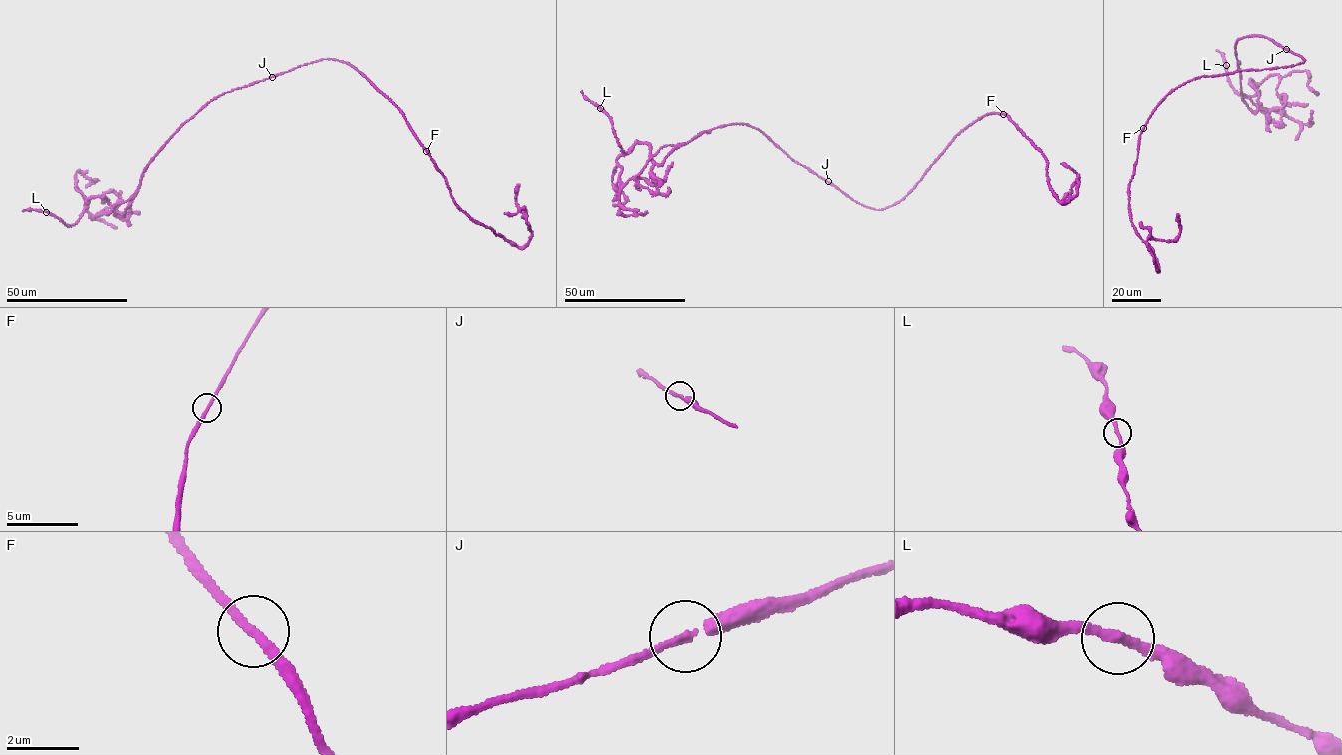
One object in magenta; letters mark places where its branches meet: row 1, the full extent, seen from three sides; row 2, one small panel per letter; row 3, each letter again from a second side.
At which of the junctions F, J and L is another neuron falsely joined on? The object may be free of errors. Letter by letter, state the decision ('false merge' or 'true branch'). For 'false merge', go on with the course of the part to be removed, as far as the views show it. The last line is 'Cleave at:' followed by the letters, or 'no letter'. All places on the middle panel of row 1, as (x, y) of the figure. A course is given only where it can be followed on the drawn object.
F: true branch
J: true branch
L: true branch
Cleave at: no letter

